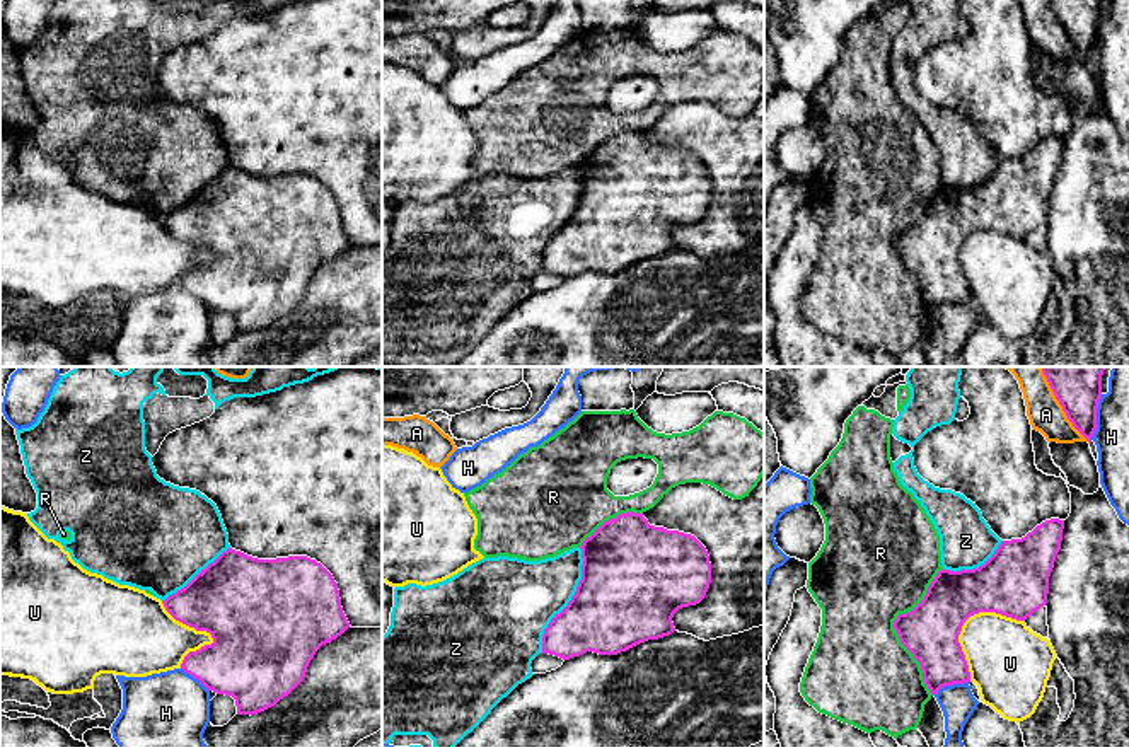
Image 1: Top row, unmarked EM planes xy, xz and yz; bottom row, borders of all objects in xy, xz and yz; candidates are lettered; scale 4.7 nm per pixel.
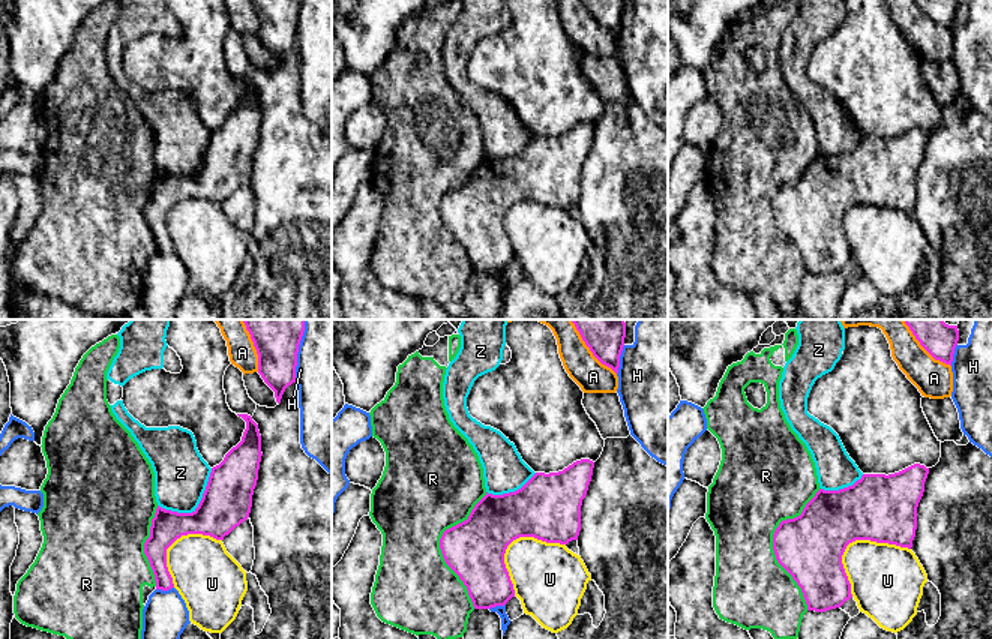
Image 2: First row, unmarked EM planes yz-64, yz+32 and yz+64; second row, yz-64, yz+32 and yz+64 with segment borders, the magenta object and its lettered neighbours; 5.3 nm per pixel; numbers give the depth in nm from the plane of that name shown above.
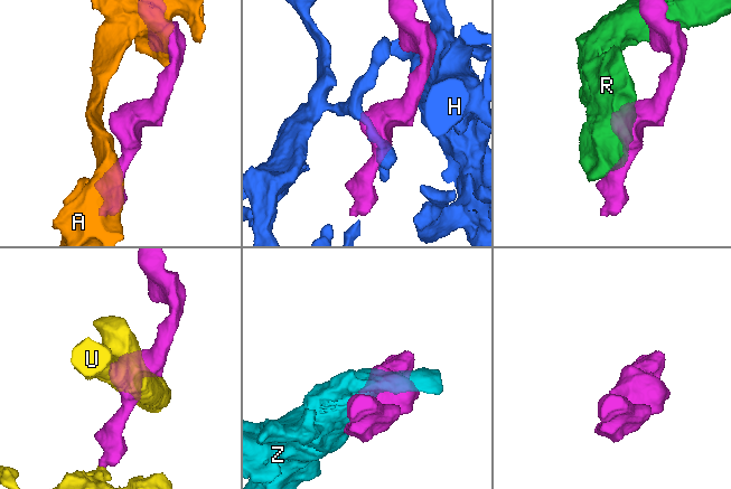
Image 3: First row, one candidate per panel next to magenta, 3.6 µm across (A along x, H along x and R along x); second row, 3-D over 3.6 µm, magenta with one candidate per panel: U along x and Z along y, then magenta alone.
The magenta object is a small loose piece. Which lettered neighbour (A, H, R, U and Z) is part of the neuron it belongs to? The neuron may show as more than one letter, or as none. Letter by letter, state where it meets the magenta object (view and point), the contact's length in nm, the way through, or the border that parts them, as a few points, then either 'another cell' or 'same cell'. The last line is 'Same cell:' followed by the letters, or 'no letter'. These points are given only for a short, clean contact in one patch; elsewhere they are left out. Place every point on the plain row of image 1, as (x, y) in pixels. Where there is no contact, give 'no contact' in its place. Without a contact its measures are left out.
A: yz (1065, 29) | 340 nm | another cell
H: yz (1095, 36) | 240 nm | another cell
R: yz (894, 246) | 600 nm | another cell
U: yz (964, 239) | 400 nm | same cell
Z: xz (570, 219) | 550 nm | another cell
Same cell: U

